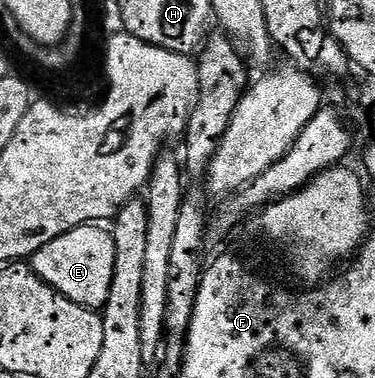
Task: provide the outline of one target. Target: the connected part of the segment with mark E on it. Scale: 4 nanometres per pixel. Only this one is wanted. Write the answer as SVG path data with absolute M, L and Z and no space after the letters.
M101 225L76 227L43 245L31 256L33 271L63 297L84 307L100 309L111 293L111 273L115 273L115 241Z

